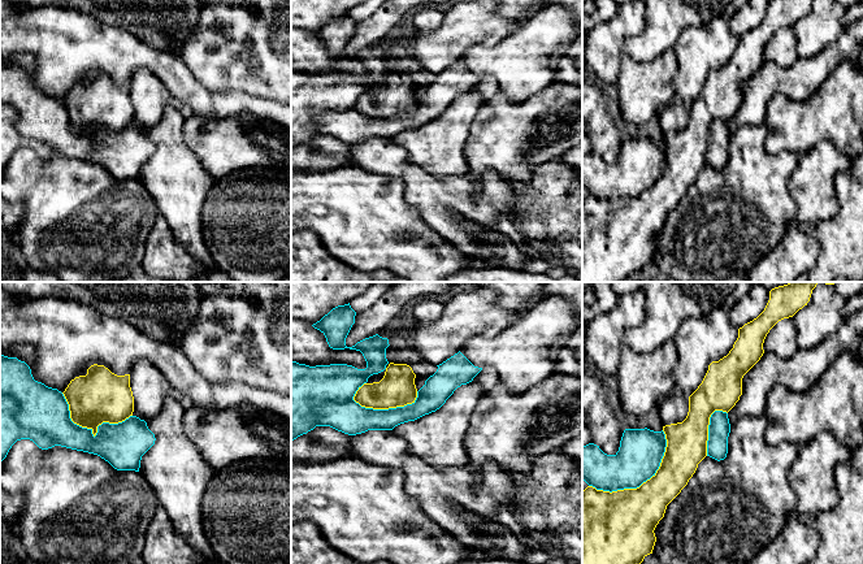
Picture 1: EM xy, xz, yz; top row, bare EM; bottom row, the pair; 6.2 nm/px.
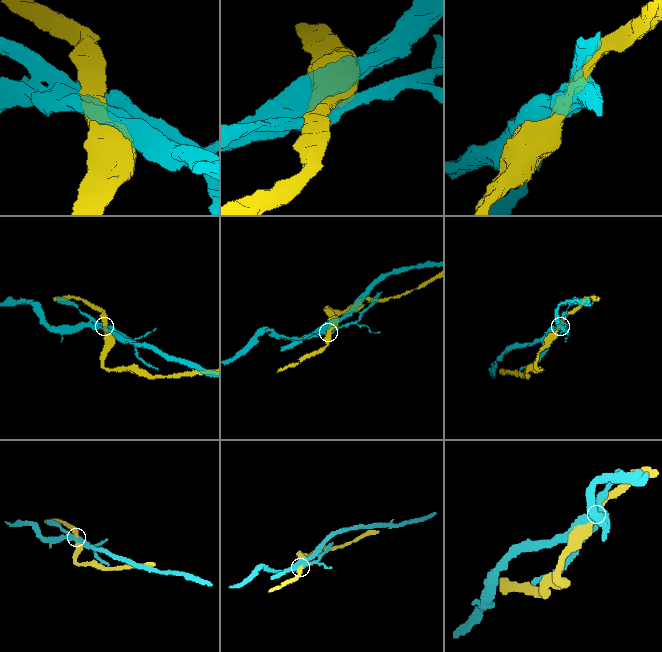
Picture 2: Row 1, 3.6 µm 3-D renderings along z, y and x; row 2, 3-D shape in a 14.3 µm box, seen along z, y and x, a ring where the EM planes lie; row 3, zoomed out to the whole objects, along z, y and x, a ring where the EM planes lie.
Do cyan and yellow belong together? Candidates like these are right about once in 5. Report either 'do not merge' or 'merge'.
do not merge

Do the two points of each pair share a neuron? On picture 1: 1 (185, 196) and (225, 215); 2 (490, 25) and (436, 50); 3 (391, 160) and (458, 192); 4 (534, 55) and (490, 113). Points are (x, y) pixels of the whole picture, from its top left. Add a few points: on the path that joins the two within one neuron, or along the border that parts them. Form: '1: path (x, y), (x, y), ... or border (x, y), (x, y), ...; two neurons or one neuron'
1: border (217, 179), (202, 211), (204, 237); two neurons
2: path (477, 25), (464, 25), (449, 40); one neuron
3: path (408, 172), (429, 192), (441, 192); one neuron
4: border (499, 91), (511, 102), (524, 102), (536, 95); two neurons

